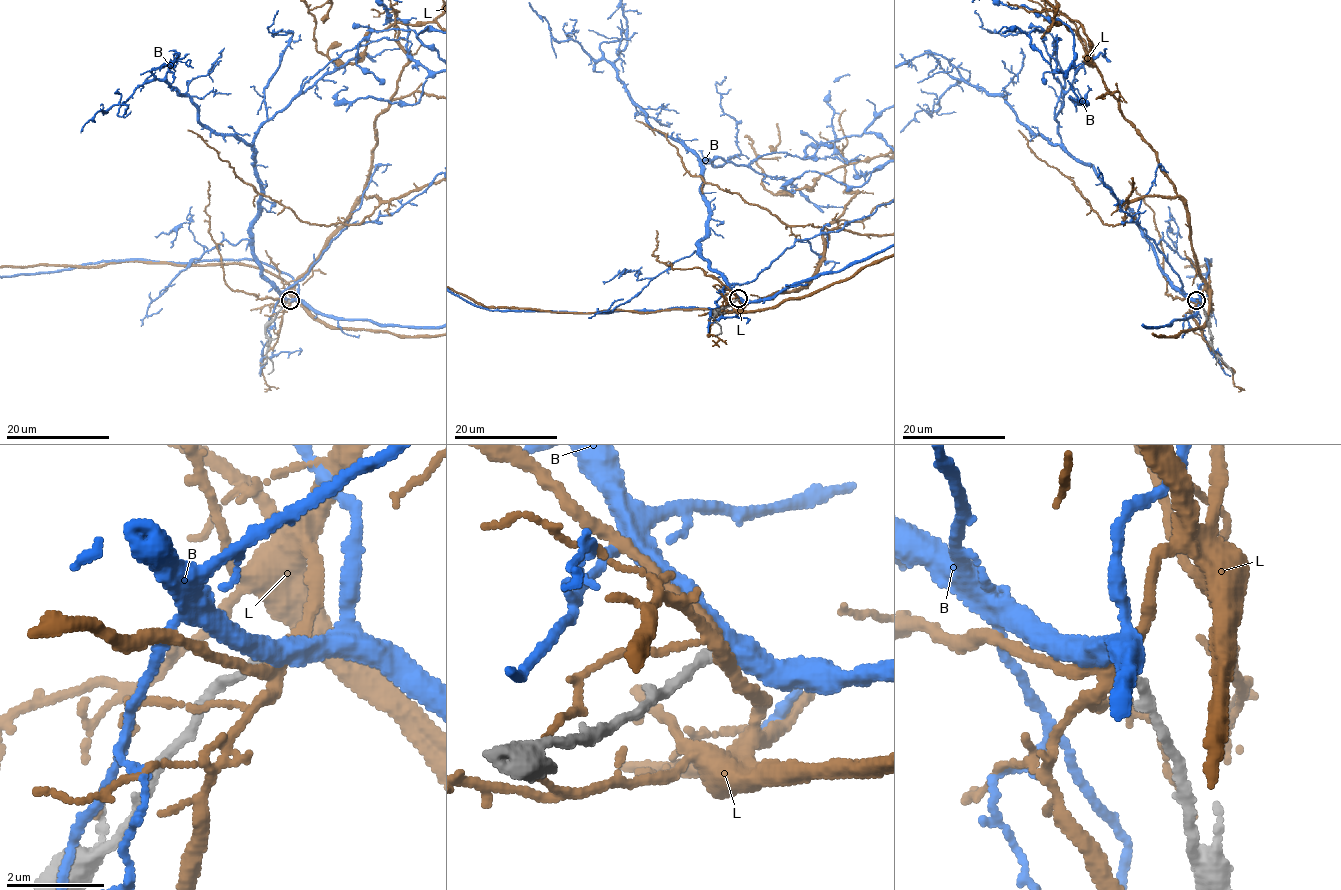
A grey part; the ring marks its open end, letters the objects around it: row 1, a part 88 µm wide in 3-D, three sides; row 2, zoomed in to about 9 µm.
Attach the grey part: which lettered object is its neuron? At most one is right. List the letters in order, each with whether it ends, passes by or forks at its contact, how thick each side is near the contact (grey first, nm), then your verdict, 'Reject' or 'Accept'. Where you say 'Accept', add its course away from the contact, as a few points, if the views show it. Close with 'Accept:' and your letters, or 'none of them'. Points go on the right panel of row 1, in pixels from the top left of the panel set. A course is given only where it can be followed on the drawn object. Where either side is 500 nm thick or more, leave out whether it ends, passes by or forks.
B: It passes by. Thickness 240 nm (grey) against 420 nm. Reject
L: It forks there. Thickness 240 nm (grey) against 260 nm. Reject
Accept: none of them

